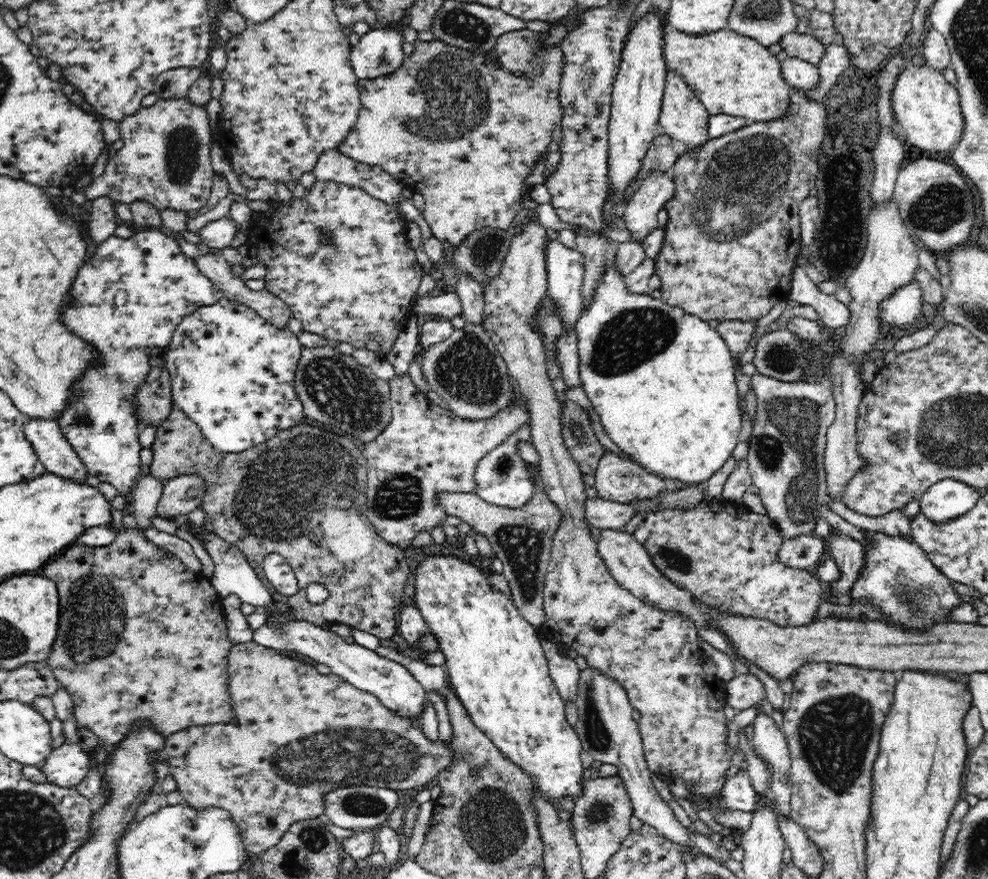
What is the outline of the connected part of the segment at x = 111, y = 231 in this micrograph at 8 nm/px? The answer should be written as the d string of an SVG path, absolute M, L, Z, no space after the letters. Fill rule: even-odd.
M100 197L92 201L90 228L88 238L92 244L100 244L115 234L120 223L115 210L115 202L108 197Z

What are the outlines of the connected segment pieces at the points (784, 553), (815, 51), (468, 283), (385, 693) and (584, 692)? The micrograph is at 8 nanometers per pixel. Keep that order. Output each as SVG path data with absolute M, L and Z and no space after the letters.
M814 532L794 536L782 543L778 558L792 568L808 568L824 556L825 539Z
M795 30L782 37L777 49L782 49L788 57L807 60L817 66L826 54L826 46L813 34L806 34Z
M458 275L458 282L455 286L455 292L459 296L462 304L461 315L468 324L484 327L484 293L480 283L466 277Z
M282 617L281 624L283 624L281 627L274 627L265 623L253 632L252 640L260 646L280 653L300 657L314 664L330 666L332 673L341 676L356 688L377 696L386 708L397 712L400 716L405 714L418 717L422 712L422 704L427 698L426 691L402 664L384 658L357 643L348 644L334 632L324 630L310 622L290 621Z
M588 667L580 671L577 691L575 704L579 719L575 724L575 731L581 740L585 756L598 764L614 764L618 768L618 775L633 807L633 815L643 824L652 826L662 836L678 844L682 852L689 852L693 858L711 858L696 848L690 840L692 835L688 829L679 822L673 808L654 787L644 756L639 723L632 719L633 708L620 683Z

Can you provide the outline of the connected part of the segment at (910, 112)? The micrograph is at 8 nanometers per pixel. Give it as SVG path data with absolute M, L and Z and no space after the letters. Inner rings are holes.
M909 63L904 67L892 93L892 106L902 138L922 150L947 152L958 144L964 134L959 92L955 85L946 81L941 71L928 64L916 66Z

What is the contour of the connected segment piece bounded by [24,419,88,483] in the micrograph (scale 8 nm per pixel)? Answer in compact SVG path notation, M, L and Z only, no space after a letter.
M32 420L24 425L26 439L50 474L78 483L86 483L87 468L68 443L56 421Z

